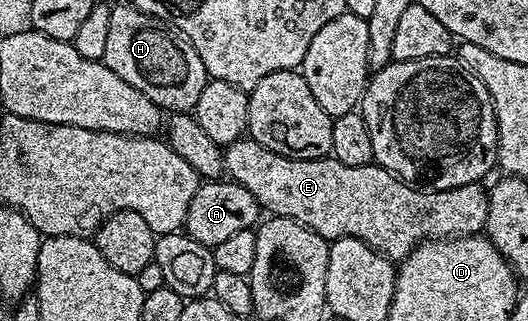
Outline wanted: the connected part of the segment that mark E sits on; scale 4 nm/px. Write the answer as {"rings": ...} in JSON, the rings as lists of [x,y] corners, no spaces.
{"rings":[[[249,139],[233,141],[225,146],[224,152],[229,180],[252,191],[259,206],[265,212],[267,209],[267,214],[292,219],[316,231],[316,235],[325,237],[329,242],[341,237],[355,237],[395,263],[401,263],[409,257],[414,246],[423,241],[437,241],[444,237],[473,237],[481,234],[486,228],[488,192],[485,188],[481,189],[483,186],[478,183],[452,187],[444,191],[419,189],[404,184],[399,177],[393,177],[387,169],[382,169],[377,163],[364,167],[344,167],[344,163],[335,161],[333,156],[292,159],[276,155],[276,151],[268,151],[268,147]]]}

